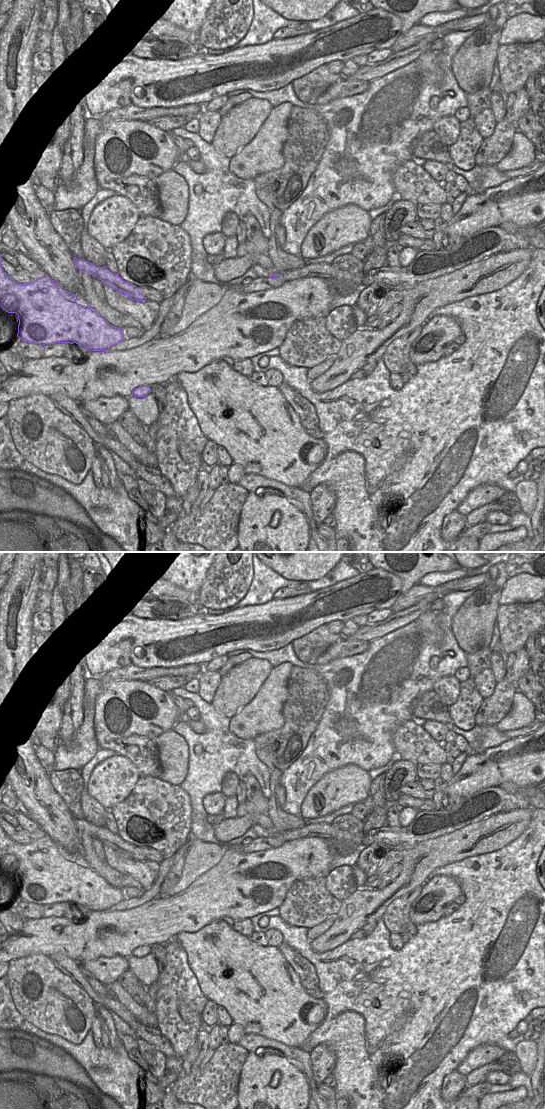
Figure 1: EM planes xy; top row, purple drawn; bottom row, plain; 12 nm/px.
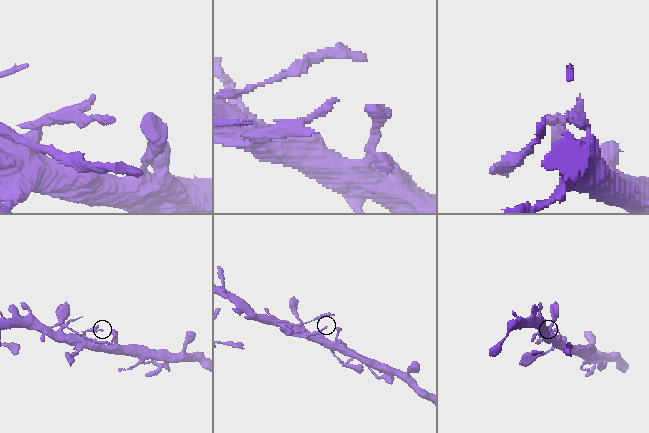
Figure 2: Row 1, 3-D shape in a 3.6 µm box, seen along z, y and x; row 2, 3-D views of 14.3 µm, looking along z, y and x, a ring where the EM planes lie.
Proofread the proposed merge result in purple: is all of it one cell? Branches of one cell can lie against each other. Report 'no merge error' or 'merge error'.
merge error

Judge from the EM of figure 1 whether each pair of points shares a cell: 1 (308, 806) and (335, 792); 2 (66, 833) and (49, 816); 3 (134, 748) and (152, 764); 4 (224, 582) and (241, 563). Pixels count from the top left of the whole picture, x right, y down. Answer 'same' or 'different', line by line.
1: same
2: same
3: same
4: same

